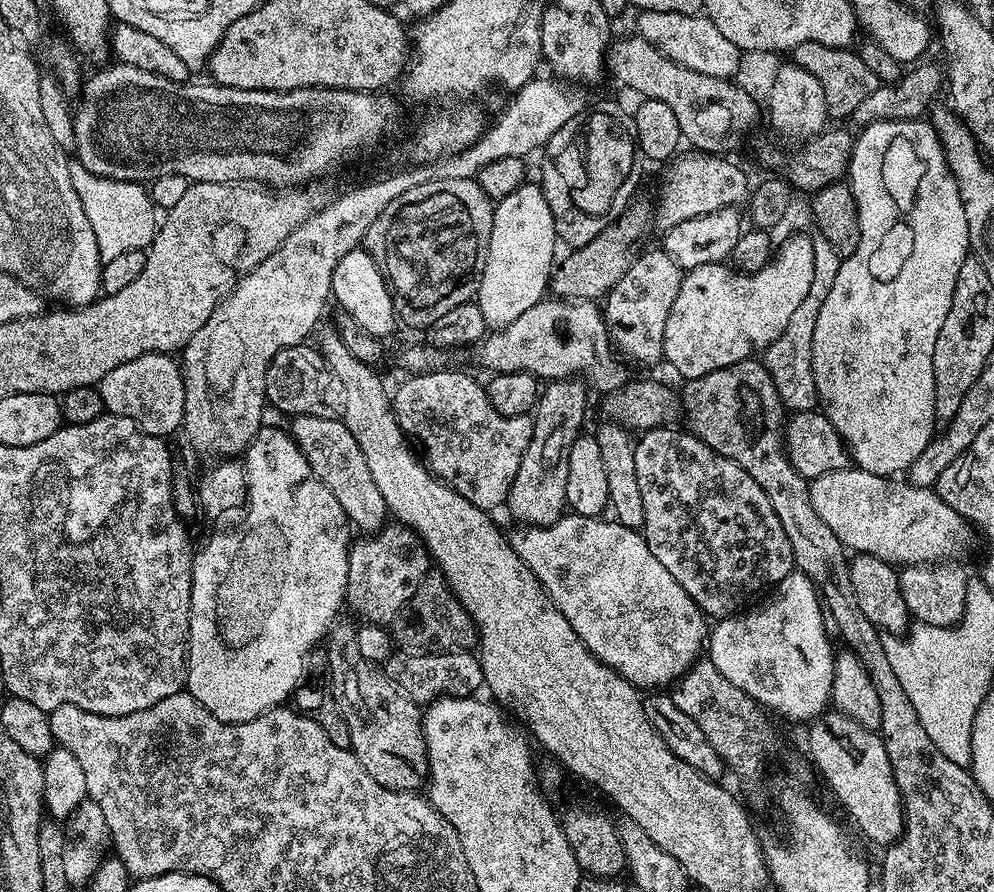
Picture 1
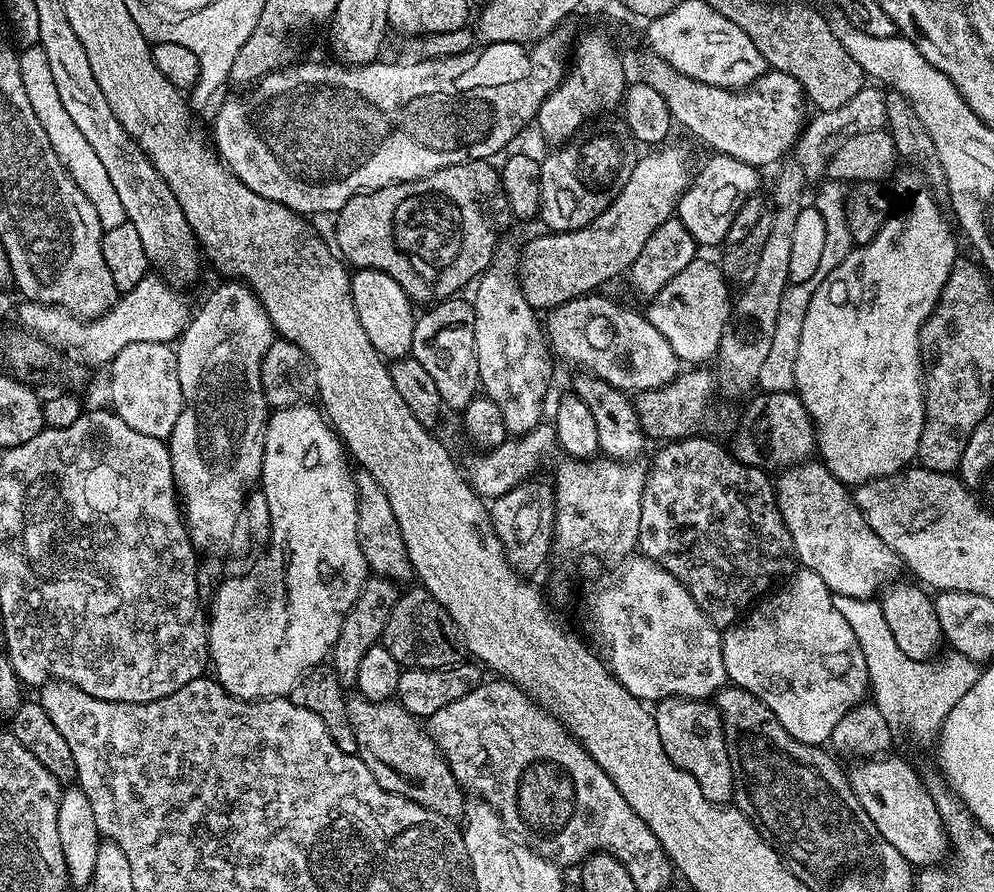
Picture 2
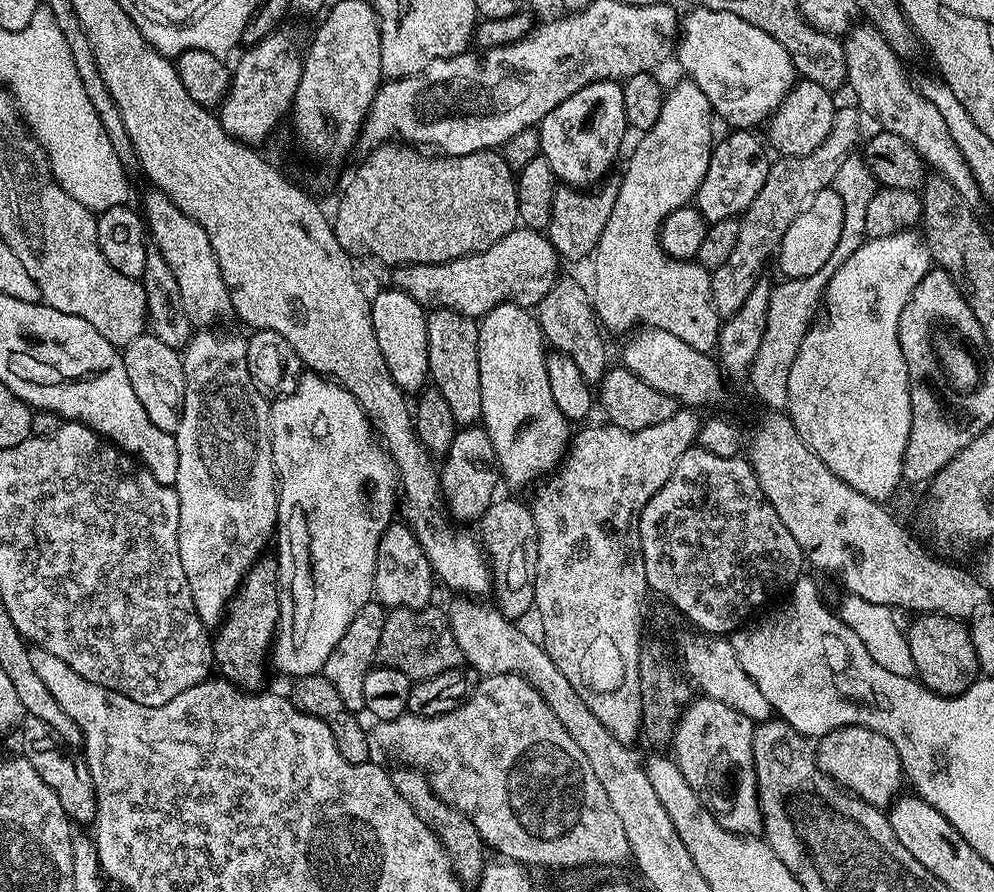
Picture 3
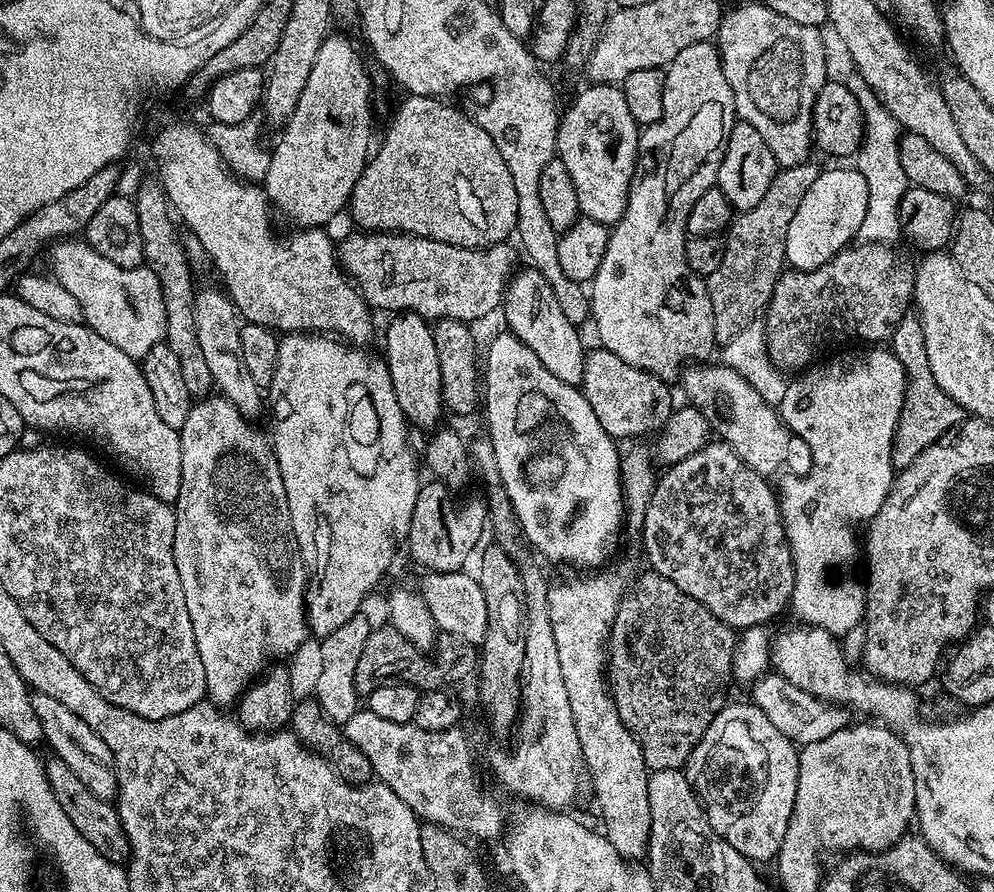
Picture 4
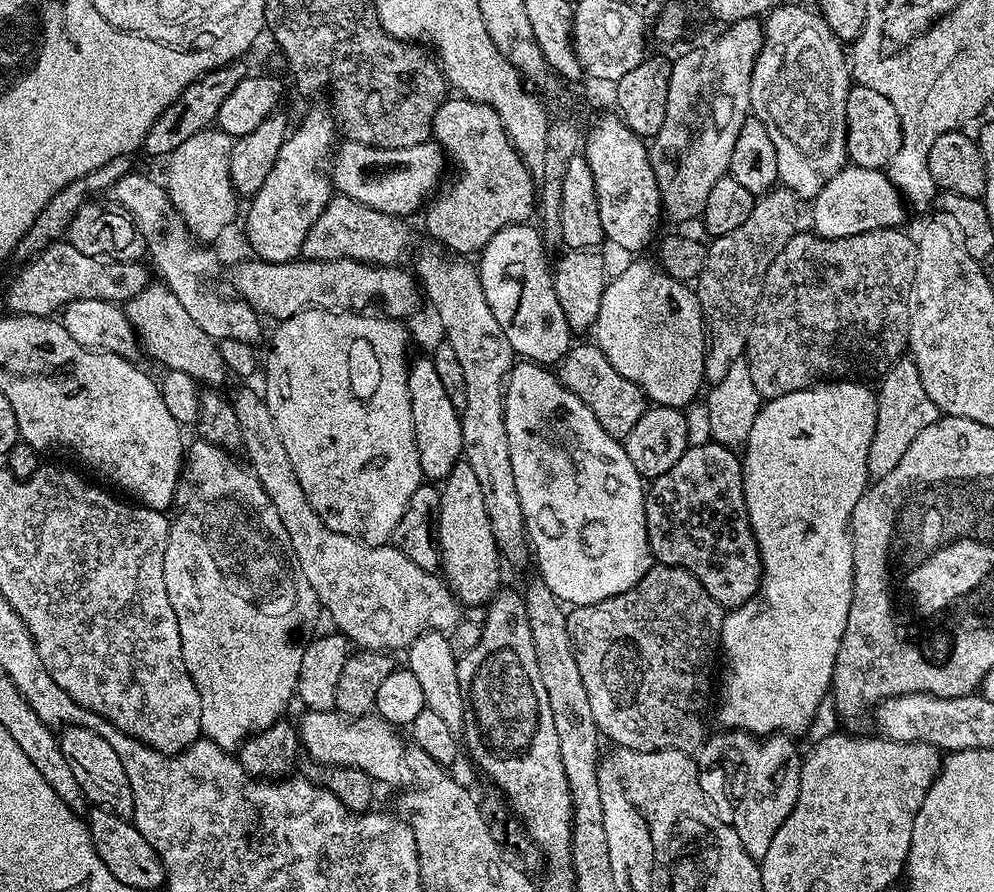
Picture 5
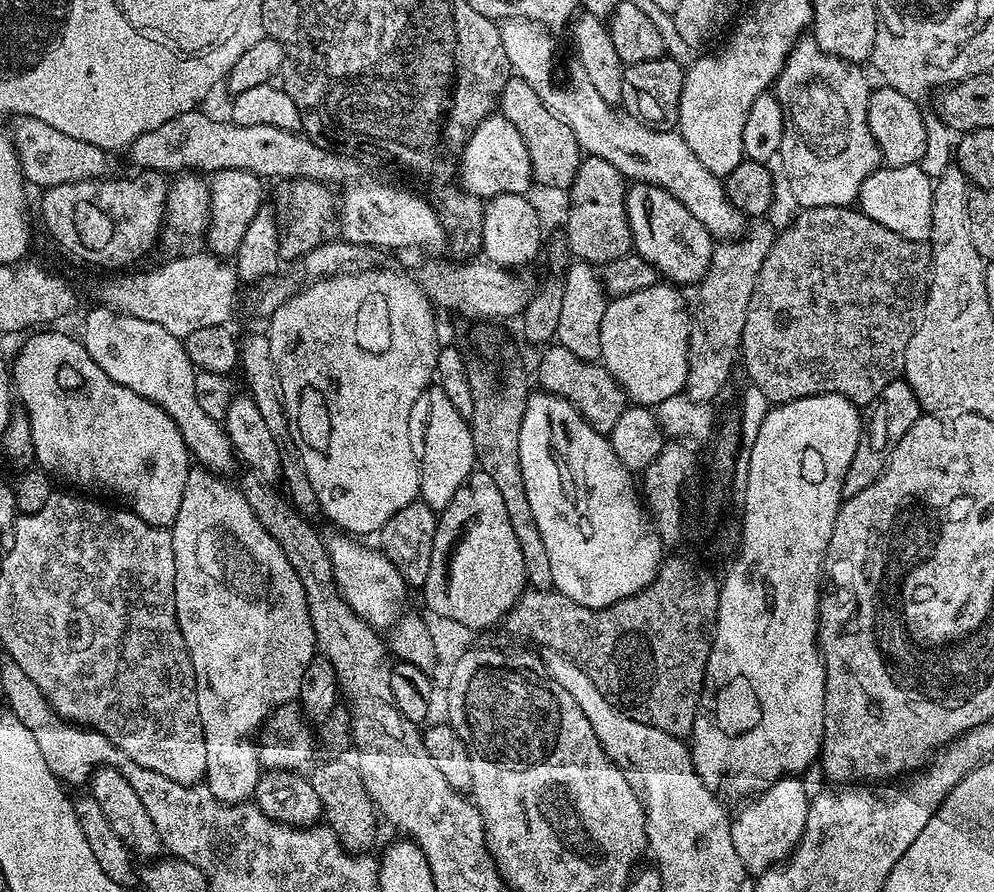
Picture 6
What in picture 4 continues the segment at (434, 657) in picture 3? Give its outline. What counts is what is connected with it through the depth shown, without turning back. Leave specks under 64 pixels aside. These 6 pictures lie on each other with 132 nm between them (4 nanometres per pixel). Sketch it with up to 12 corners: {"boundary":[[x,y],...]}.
{"boundary":[[391,623],[373,627],[354,686],[368,697],[407,679],[418,690],[464,680],[477,645],[443,633],[436,660]]}

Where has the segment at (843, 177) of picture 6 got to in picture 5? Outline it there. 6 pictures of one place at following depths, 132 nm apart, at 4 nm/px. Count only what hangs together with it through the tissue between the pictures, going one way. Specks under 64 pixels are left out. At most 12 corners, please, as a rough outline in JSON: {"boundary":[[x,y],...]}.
{"boundary":[[769,12],[750,112],[778,180],[811,202],[849,163],[842,41]]}

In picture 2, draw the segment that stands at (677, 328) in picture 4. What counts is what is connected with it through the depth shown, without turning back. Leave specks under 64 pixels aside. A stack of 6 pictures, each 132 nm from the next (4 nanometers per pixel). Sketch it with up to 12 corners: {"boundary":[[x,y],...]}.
{"boundary":[[697,258],[647,301],[648,320],[688,366],[711,361],[734,296]]}

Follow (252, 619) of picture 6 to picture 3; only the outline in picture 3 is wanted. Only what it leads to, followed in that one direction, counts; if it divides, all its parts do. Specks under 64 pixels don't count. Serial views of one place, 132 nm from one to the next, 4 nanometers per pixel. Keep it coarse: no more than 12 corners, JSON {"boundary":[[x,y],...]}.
{"boundary":[[247,339],[183,349],[178,550],[212,630],[277,535]]}

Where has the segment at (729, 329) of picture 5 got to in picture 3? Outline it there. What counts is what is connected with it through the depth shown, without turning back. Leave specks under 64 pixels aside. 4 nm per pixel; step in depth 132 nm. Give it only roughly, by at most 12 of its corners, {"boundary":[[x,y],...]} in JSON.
{"boundary":[[837,107],[826,142],[769,163],[738,243],[711,273],[722,318],[746,302],[790,222],[833,187],[861,143]]}

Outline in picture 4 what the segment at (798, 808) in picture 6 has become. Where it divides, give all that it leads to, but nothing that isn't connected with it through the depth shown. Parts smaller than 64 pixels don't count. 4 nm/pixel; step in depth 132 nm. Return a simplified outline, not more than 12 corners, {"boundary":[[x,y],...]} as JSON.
{"boundary":[[725,703],[686,763],[712,829],[775,861],[800,753]]}

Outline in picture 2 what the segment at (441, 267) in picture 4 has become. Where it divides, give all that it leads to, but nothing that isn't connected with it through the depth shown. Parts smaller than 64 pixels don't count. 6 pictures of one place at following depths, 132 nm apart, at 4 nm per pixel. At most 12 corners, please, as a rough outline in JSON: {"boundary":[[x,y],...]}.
{"boundary":[[673,142],[633,163],[594,222],[545,231],[520,289],[551,310],[623,277],[673,219],[694,164]]}

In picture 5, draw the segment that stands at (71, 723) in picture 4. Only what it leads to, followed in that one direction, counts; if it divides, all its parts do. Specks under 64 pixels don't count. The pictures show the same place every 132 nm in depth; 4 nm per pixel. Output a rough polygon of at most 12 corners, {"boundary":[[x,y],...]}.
{"boundary":[[65,728],[61,750],[87,801],[131,819],[133,791],[110,742]]}

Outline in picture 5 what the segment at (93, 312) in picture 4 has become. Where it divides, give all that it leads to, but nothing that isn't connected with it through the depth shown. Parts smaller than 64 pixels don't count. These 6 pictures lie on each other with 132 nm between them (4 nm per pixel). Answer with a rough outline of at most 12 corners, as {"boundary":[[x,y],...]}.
{"boundary":[[163,282],[127,301],[143,351],[220,386],[219,343]]}

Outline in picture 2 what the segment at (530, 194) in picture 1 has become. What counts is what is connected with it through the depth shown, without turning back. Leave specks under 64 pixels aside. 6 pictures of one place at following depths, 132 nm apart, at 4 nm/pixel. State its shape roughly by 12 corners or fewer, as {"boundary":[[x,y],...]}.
{"boundary":[[501,247],[475,281],[483,395],[510,434],[542,423],[553,357]]}

